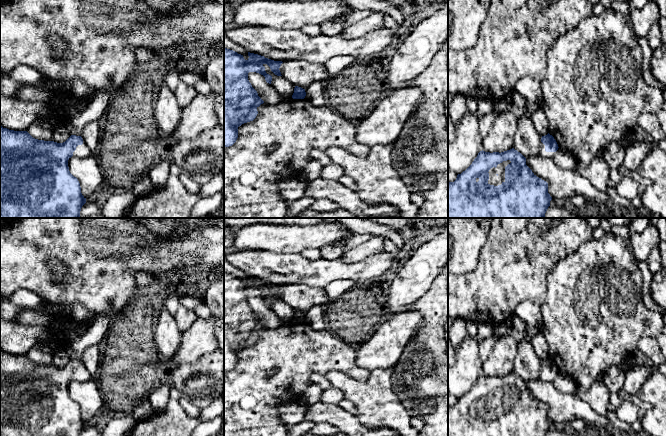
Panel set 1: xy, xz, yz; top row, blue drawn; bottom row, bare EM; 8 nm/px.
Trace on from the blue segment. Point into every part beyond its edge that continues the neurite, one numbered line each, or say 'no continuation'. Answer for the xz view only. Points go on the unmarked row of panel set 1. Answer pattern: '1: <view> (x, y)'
no continuation

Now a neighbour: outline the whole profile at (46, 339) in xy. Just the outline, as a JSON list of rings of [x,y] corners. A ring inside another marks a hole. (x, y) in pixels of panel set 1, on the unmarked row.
[[[45,333],[41,337],[41,341],[44,345],[49,346],[53,351],[55,351],[55,352],[61,351],[59,346],[53,342],[53,339],[49,336],[48,333]]]

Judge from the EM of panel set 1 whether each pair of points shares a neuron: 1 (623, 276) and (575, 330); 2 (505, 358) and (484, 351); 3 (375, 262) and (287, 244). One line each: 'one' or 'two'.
1: one
2: two
3: two

